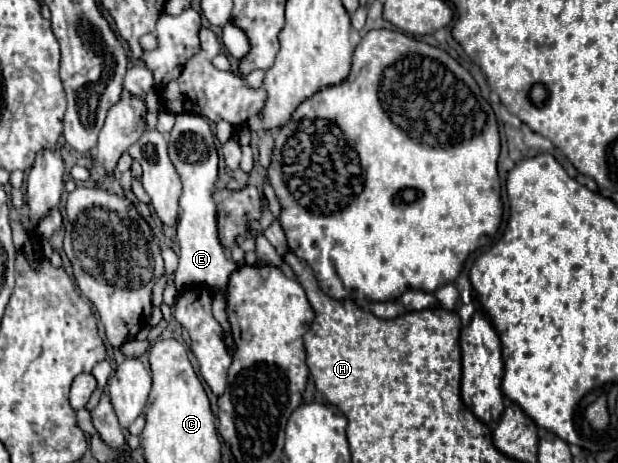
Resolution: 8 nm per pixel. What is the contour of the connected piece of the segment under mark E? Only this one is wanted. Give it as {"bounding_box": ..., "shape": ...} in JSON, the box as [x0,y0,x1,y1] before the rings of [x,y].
{"bounding_box":[168,114,238,292],"shape":[[[178,114],[176,124],[170,132],[168,144],[170,160],[182,180],[180,196],[180,220],[178,220],[178,244],[180,244],[180,266],[176,270],[176,292],[184,292],[186,286],[226,286],[230,274],[238,268],[236,262],[228,260],[218,240],[216,230],[216,204],[212,200],[212,188],[218,176],[218,154],[214,148],[214,136],[208,120],[198,114]]]}

